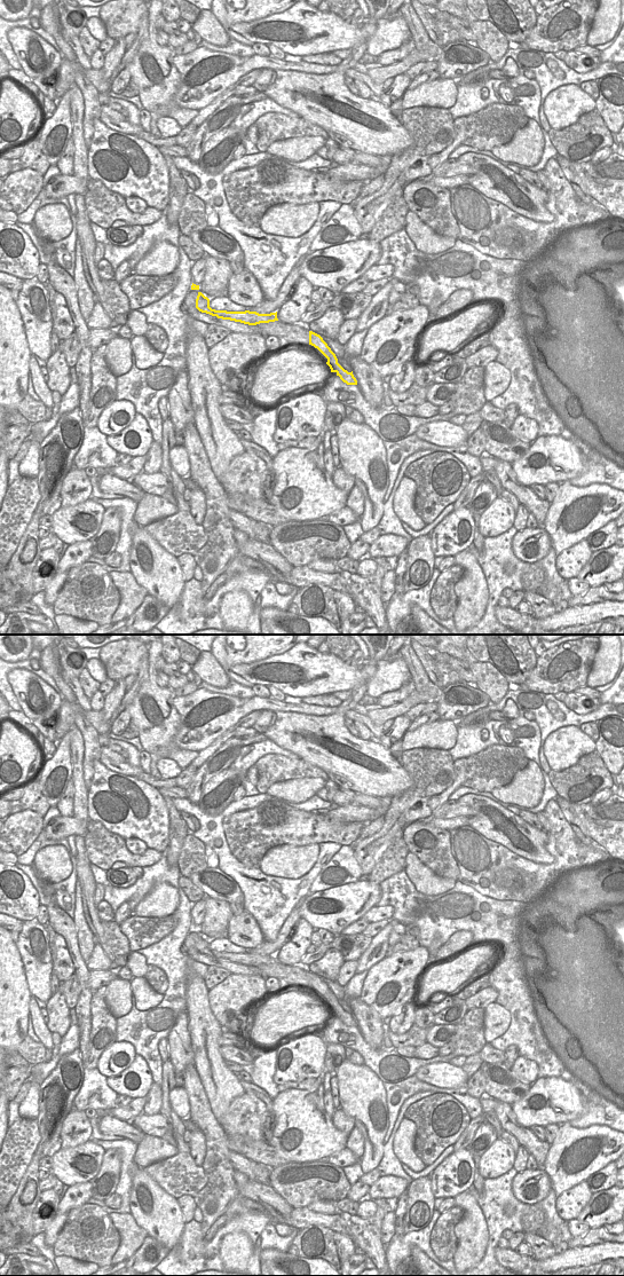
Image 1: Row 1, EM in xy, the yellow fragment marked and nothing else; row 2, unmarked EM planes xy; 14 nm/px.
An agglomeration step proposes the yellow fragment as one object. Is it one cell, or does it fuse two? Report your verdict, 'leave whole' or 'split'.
leave whole

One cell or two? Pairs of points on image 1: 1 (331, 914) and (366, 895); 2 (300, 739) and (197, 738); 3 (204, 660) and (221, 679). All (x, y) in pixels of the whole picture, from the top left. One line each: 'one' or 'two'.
1: one
2: two
3: one

